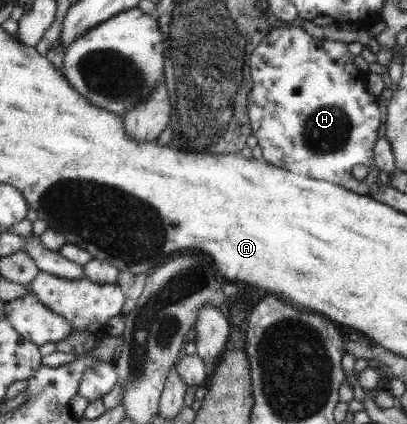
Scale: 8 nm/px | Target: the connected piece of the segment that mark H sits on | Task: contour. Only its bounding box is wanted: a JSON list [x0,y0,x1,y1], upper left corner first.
[248,21,380,195]

